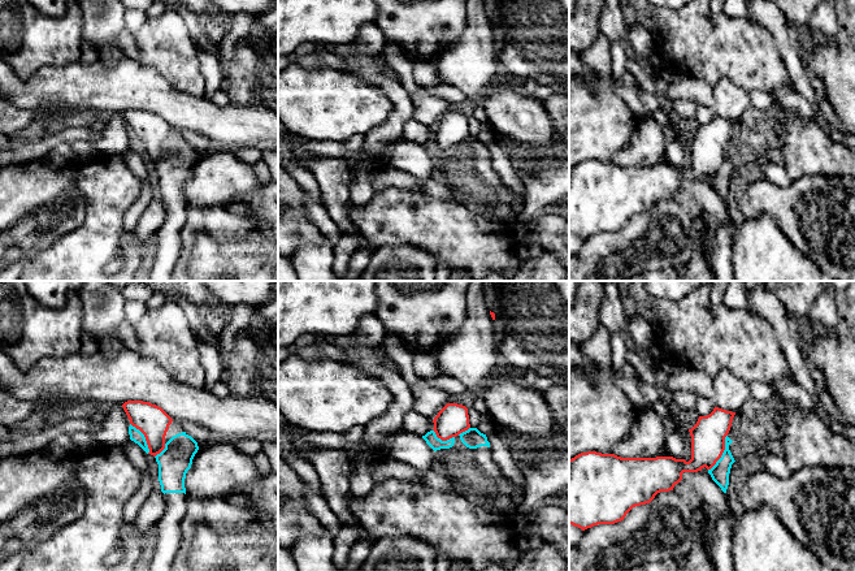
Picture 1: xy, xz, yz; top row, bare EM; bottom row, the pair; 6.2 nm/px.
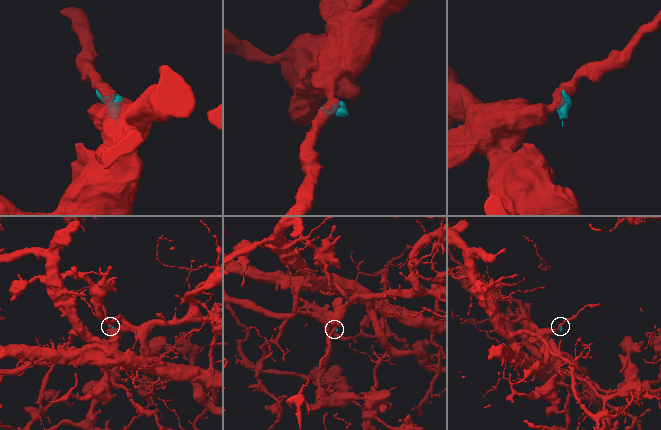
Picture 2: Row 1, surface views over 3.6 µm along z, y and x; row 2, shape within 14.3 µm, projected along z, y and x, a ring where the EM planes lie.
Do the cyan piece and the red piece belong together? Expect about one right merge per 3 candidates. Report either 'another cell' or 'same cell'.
another cell

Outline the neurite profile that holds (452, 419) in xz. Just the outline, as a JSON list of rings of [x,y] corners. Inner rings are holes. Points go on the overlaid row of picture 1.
[[[447,403],[433,423],[433,431],[442,441],[456,437],[470,428],[468,408],[457,403]]]

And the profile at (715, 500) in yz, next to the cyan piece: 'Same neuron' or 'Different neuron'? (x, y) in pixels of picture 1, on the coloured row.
Different neuron

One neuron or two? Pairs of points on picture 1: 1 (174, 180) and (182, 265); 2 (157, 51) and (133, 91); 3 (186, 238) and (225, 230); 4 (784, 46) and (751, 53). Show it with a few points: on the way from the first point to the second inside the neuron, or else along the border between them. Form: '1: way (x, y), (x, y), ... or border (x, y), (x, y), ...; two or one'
1: border (186, 220), (181, 229), (181, 254), (173, 267); two
2: border (140, 61), (144, 65), (152, 66), (170, 86); two
3: way (195, 228), (198, 225), (215, 225); one
4: border (758, 24), (764, 26), (773, 37), (789, 76); two

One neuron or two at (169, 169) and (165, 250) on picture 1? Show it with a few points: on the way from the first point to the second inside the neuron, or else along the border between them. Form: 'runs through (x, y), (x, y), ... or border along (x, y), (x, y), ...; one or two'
runs through (172, 189), (173, 224), (170, 230); one

